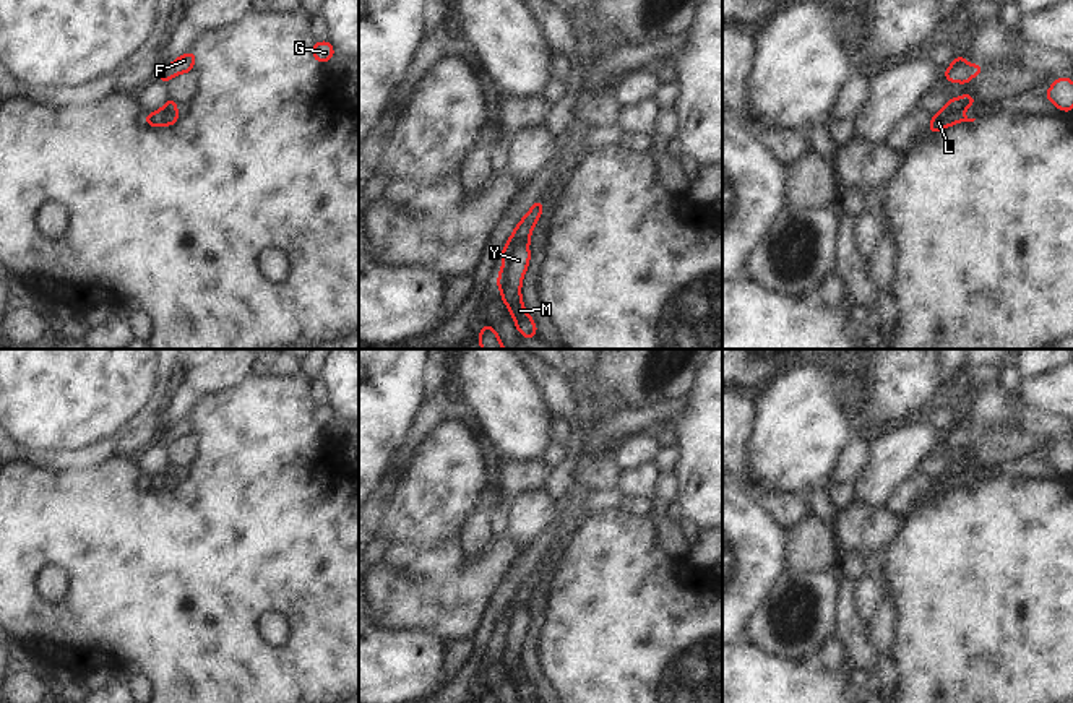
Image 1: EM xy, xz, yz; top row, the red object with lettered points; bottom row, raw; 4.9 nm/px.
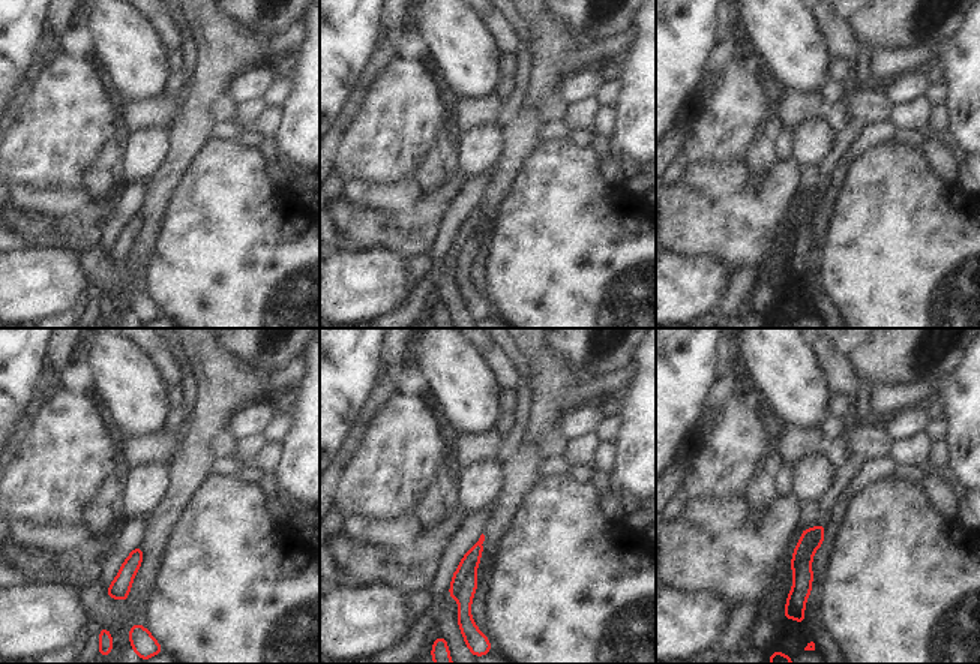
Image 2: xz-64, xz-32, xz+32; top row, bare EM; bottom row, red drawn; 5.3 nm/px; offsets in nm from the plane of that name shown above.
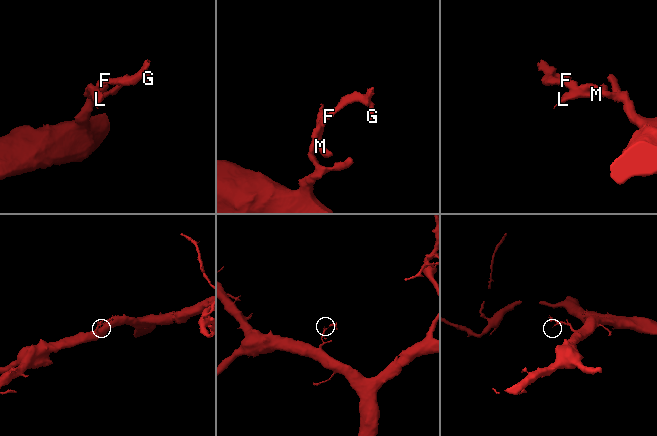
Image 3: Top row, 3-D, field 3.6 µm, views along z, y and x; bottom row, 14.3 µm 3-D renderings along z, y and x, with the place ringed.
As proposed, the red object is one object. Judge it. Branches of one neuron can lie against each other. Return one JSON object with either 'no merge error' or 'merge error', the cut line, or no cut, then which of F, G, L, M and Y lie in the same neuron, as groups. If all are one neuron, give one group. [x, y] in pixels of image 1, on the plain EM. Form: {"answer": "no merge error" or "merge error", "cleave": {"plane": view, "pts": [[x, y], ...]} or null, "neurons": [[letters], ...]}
{"answer": "merge error", "cleave": {"plane": "xz", "pts": [[513, 596], [518, 604], [528, 604]]}, "neurons": [["F", "G"], ["L", "M", "Y"]]}

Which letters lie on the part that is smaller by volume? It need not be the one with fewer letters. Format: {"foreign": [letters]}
{"foreign": ["L", "M", "Y"]}

